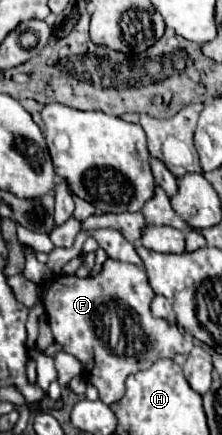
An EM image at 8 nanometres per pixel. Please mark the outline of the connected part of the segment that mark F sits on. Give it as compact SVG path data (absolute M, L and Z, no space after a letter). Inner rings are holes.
M111 257L95 277L59 275L47 283L43 305L55 343L83 365L85 381L99 391L99 399L107 405L121 401L125 379L131 373L149 369L159 359L173 359L183 353L183 335L177 325L153 317L153 297L155 293L141 267ZM129 343L135 347L135 355L127 351Z

